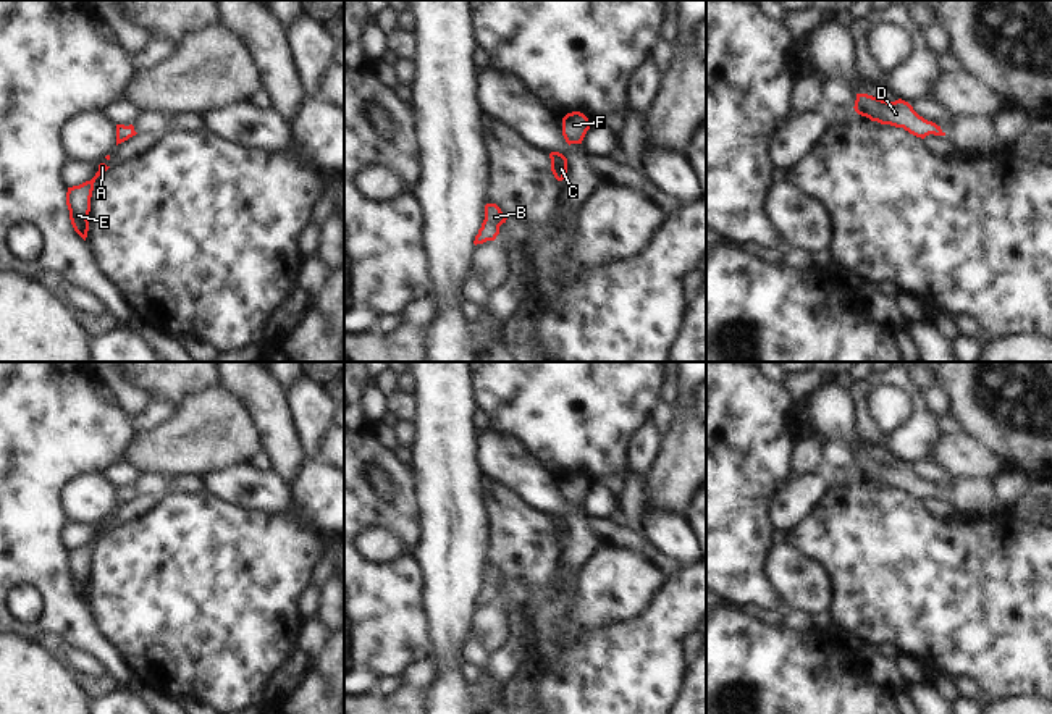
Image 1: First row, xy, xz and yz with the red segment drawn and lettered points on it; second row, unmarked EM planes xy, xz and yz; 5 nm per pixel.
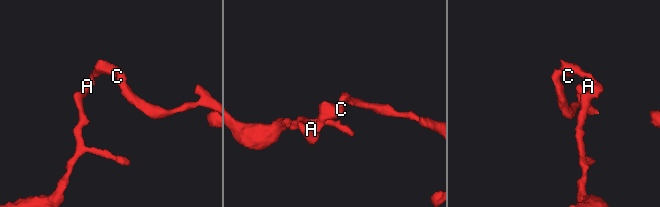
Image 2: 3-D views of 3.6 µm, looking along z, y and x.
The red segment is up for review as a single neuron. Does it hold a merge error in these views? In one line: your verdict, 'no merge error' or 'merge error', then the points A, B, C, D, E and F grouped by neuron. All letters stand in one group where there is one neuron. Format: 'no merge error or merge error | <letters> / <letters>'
no merge error | A B C D E F

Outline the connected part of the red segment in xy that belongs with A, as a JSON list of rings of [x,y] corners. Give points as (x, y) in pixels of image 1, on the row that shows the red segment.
[[[105,163],[99,165],[99,171],[90,181],[86,181],[79,186],[68,187],[66,205],[69,210],[69,220],[74,231],[86,241],[89,231],[89,212],[90,212],[90,197],[94,191],[95,179],[103,174],[110,166]]]

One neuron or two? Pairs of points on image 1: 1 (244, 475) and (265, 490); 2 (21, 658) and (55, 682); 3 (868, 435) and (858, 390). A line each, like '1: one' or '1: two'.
1: one
2: one
3: one

